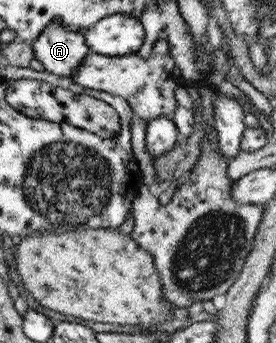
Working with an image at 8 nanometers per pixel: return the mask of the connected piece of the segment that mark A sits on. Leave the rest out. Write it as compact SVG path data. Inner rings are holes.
M51 24L30 43L33 58L44 70L59 77L71 77L89 53L83 32L73 32L59 24Z

